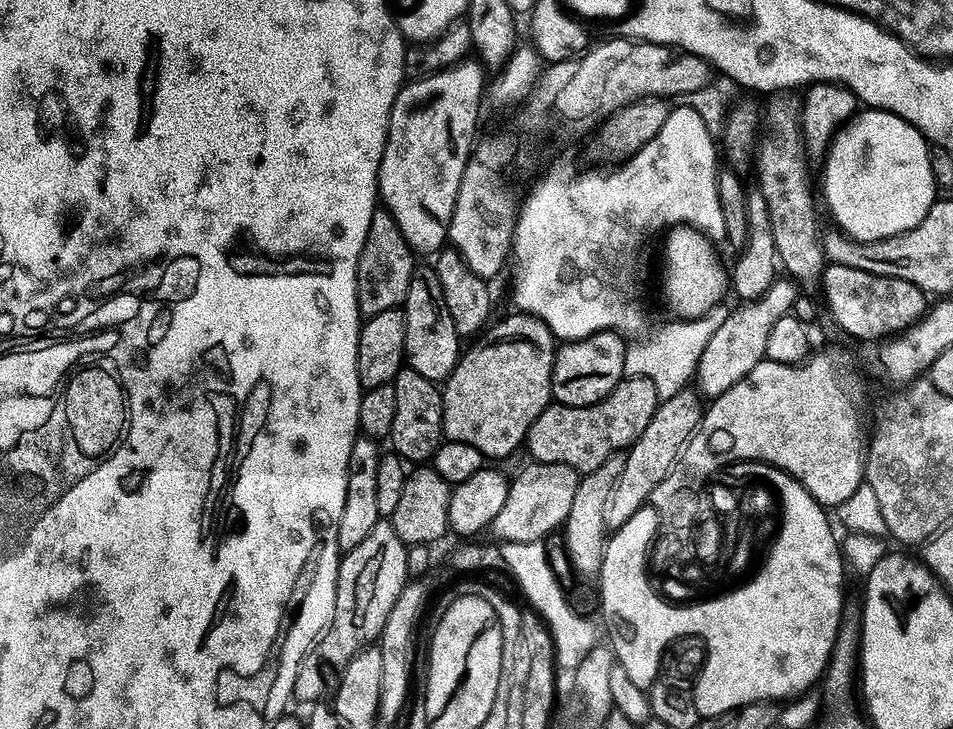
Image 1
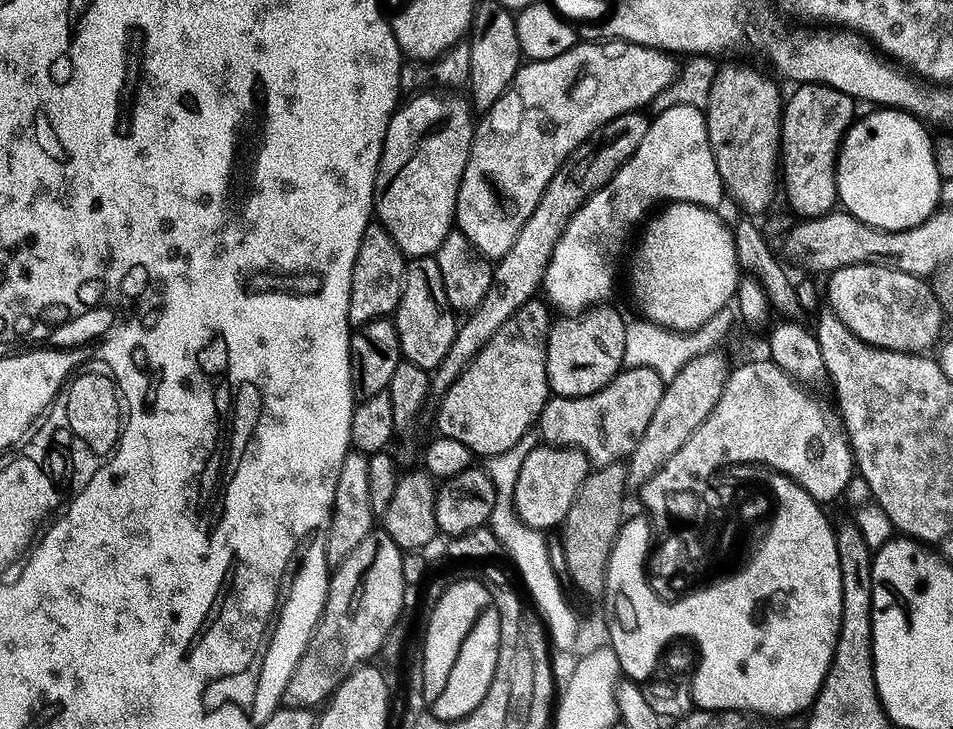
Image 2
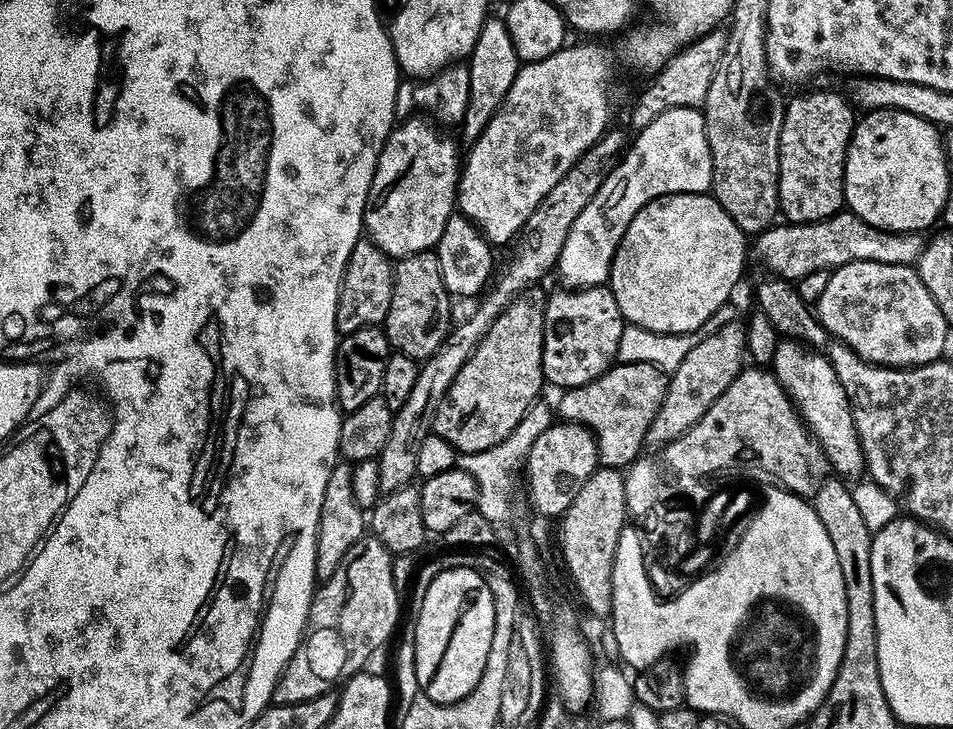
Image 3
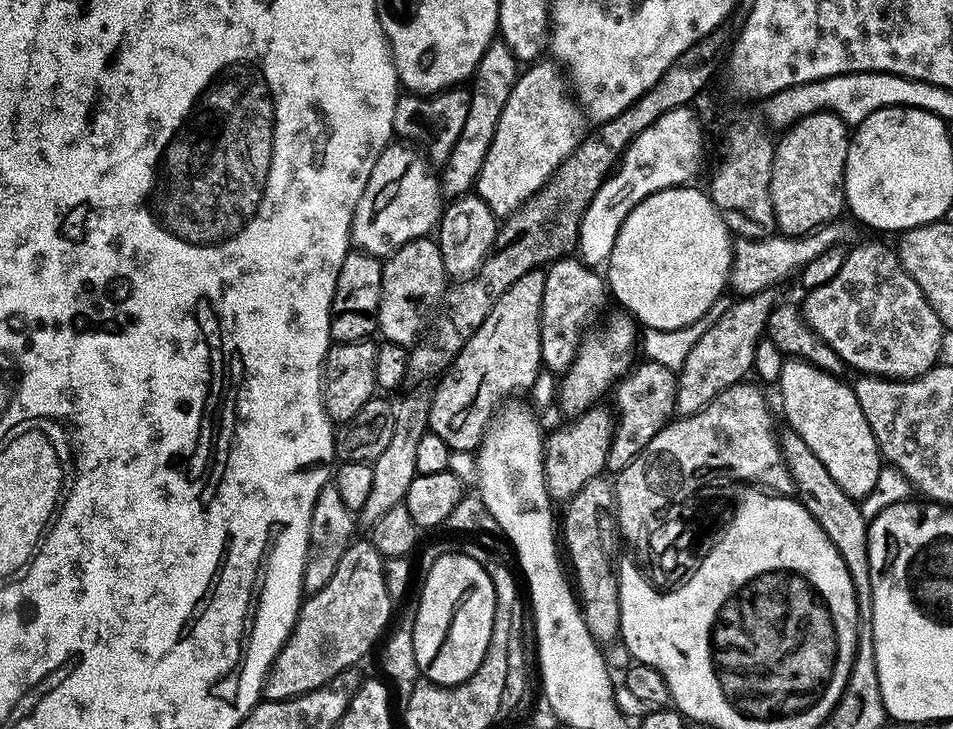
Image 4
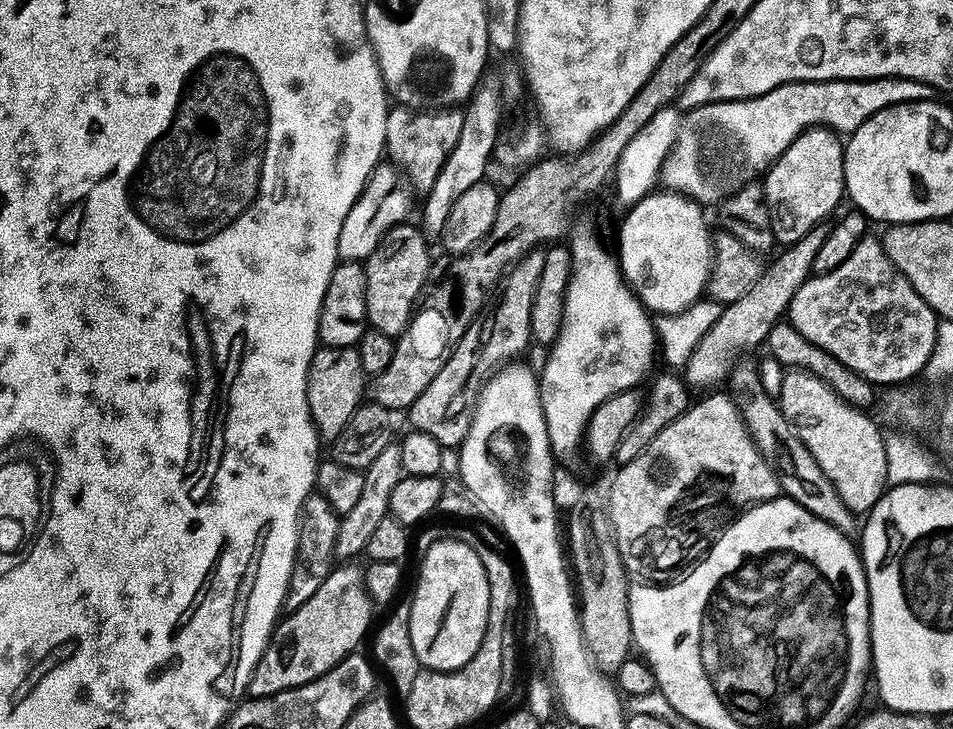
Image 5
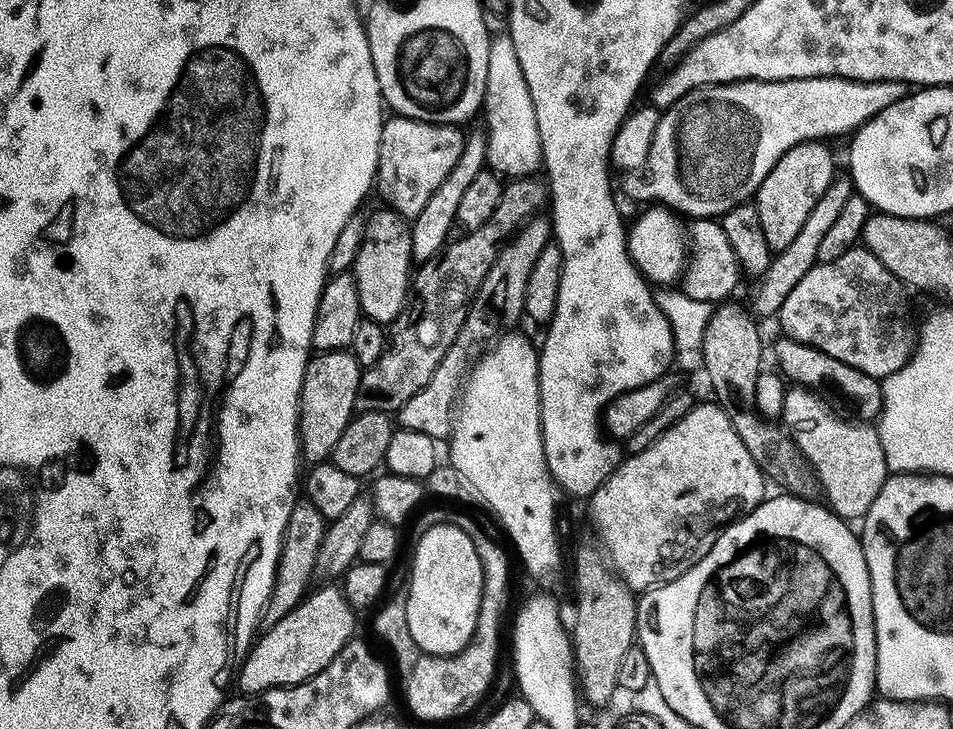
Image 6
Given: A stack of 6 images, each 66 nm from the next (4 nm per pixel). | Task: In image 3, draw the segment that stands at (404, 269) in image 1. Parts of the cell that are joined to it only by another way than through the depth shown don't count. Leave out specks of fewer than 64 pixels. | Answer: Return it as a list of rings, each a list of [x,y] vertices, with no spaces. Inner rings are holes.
[[[367,238],[357,240],[344,271],[344,282],[340,285],[340,297],[336,307],[337,333],[347,334],[383,325],[390,308],[393,271],[393,261],[380,247]]]

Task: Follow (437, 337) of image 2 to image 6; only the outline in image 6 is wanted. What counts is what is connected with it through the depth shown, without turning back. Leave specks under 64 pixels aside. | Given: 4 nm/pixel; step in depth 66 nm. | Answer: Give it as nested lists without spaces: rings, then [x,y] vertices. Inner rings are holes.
[[[384,206],[364,229],[350,275],[358,288],[361,313],[367,319],[388,326],[398,318],[410,295],[410,281],[414,275],[412,258],[412,226],[409,221]]]

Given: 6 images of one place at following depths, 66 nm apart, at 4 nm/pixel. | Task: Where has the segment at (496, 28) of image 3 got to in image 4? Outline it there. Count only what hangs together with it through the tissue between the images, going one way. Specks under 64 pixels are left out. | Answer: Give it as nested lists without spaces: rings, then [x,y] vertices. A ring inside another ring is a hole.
[[[503,42],[489,44],[470,77],[470,106],[466,110],[462,134],[442,165],[444,176],[441,175],[439,181],[445,197],[459,198],[473,191],[482,162],[486,162],[486,150],[490,150],[490,142],[494,142],[494,130],[498,130],[498,118],[502,118],[502,106],[506,106],[506,98],[510,98],[517,75],[518,61],[514,53]]]

